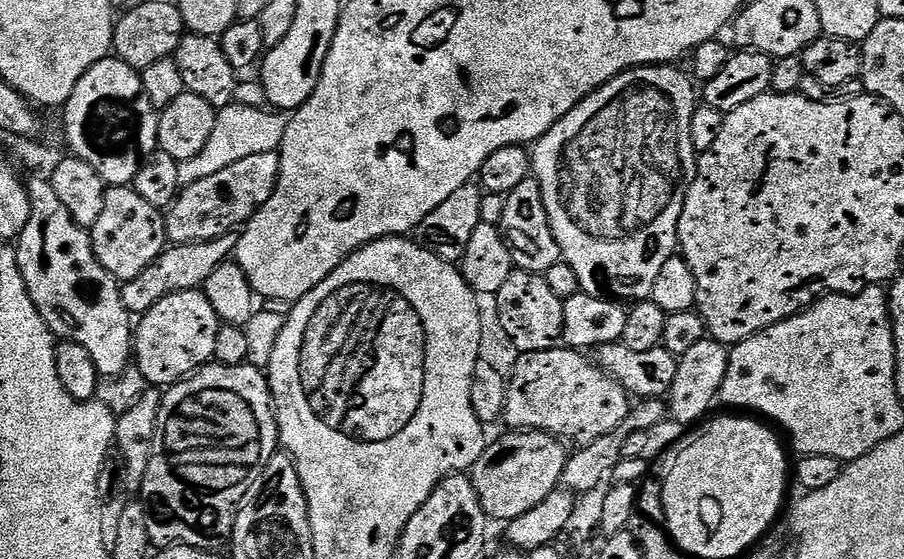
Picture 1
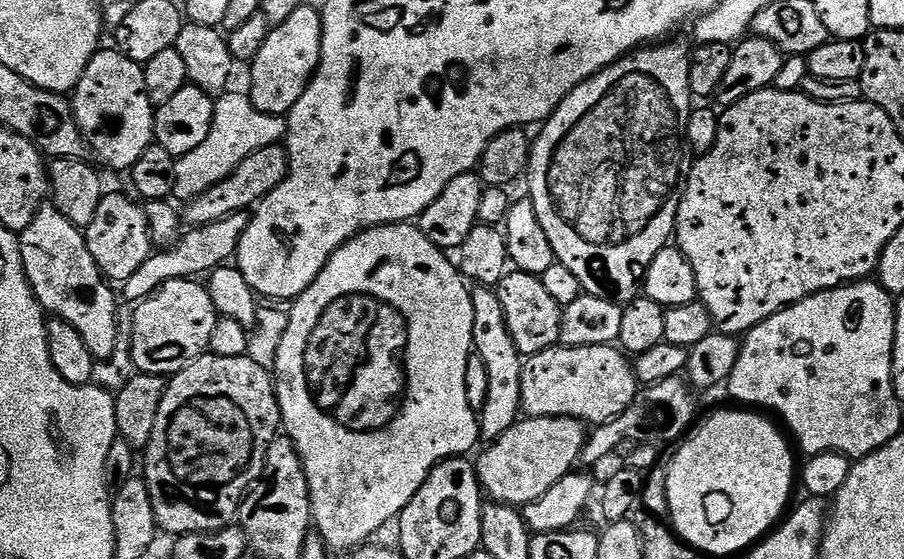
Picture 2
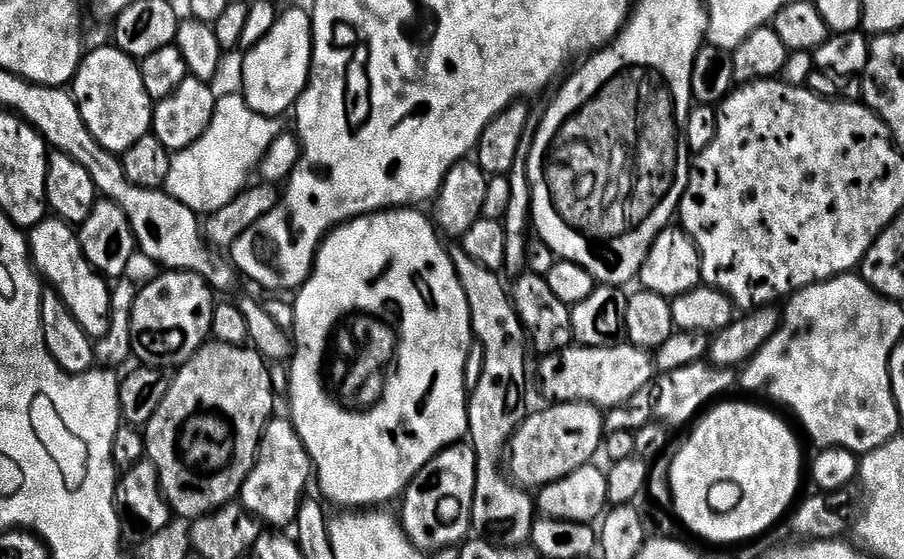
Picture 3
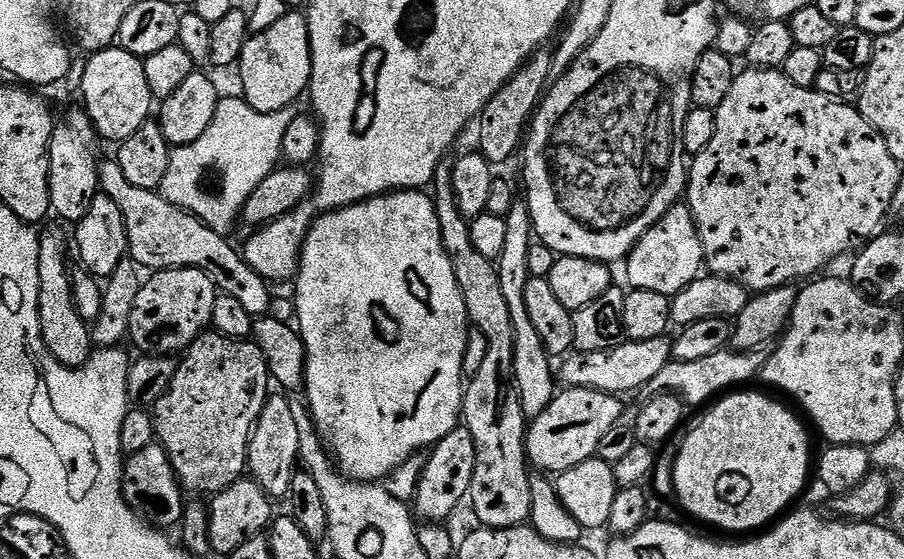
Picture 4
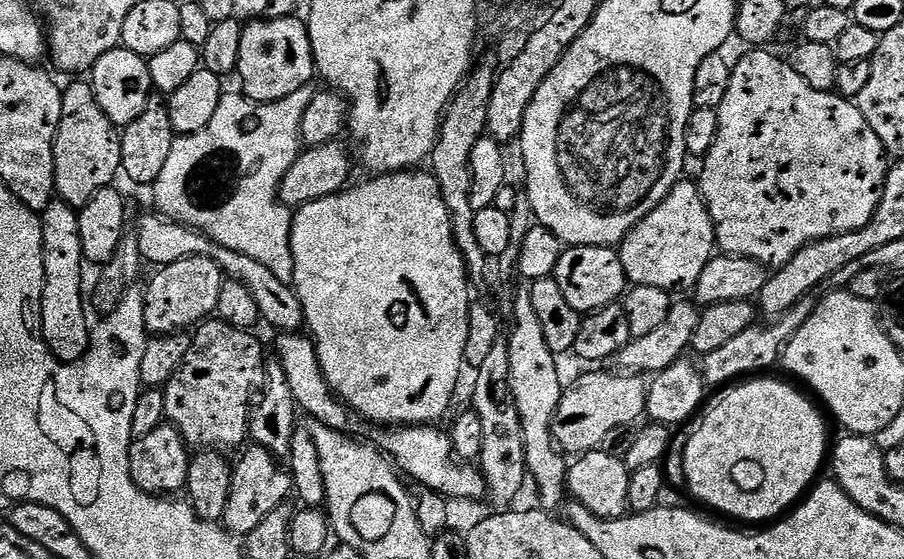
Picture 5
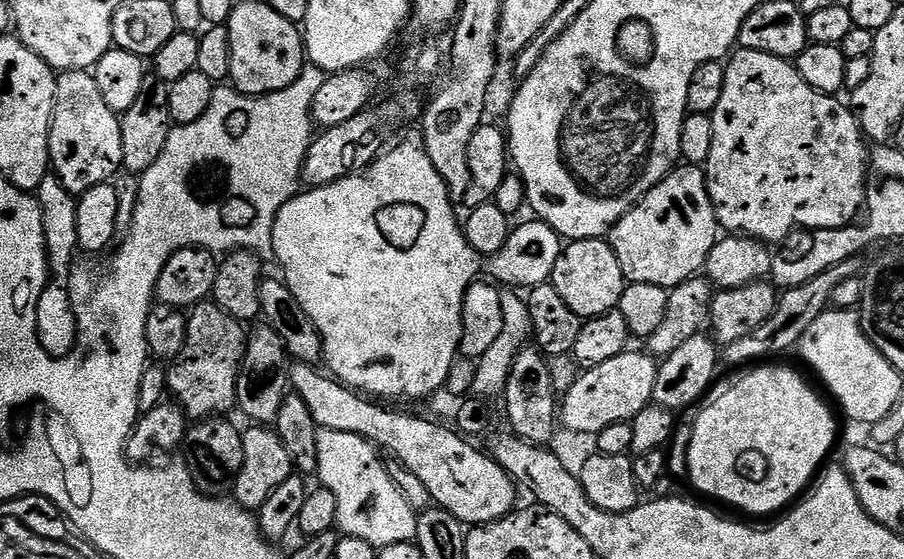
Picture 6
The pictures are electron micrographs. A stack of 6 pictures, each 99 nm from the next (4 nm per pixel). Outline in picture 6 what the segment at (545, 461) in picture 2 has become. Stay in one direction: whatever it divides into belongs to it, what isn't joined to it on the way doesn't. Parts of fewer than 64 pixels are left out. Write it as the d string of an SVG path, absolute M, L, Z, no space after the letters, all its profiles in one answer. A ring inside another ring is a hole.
M629 350L618 354L618 358L610 358L610 362L602 362L602 366L581 371L559 401L559 423L572 431L598 433L606 430L606 426L631 422L653 403L657 367L657 361L647 351Z

